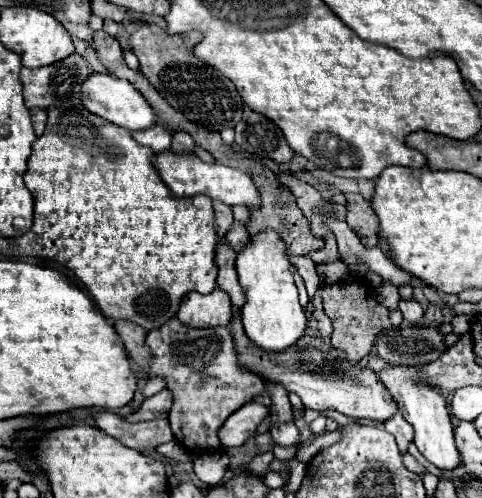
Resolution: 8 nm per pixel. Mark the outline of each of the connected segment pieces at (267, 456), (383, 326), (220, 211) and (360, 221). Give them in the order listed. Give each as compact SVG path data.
M272 451L257 455L249 465L250 472L257 475L265 475L268 472L269 464L274 459Z
M347 278L347 282L339 282L323 288L323 310L333 324L331 344L347 352L347 360L351 362L359 362L368 355L373 350L375 336L391 328L389 310L383 304L379 304L375 296L359 280Z
M213 202L213 212L215 212L215 226L217 226L217 234L225 236L227 230L233 224L233 212L231 206L221 204L221 202Z
M345 194L347 196L347 224L359 236L365 246L377 246L379 242L379 218L373 212L371 204L361 194Z

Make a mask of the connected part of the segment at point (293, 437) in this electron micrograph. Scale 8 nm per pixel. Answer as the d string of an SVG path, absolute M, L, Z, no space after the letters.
M277 422L271 426L271 436L279 446L295 446L299 444L299 430L293 422Z

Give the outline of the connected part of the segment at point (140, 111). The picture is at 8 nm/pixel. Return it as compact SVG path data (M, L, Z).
M91 72L87 76L87 80L83 82L83 90L81 90L81 102L83 106L91 112L97 114L117 126L123 126L127 130L145 130L149 126L155 124L155 112L153 108L145 102L145 98L135 90L133 84L129 84L127 80L119 80L111 74L99 74L99 72Z

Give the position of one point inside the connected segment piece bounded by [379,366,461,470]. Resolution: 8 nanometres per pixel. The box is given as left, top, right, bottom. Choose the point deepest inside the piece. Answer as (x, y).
(426, 409)

